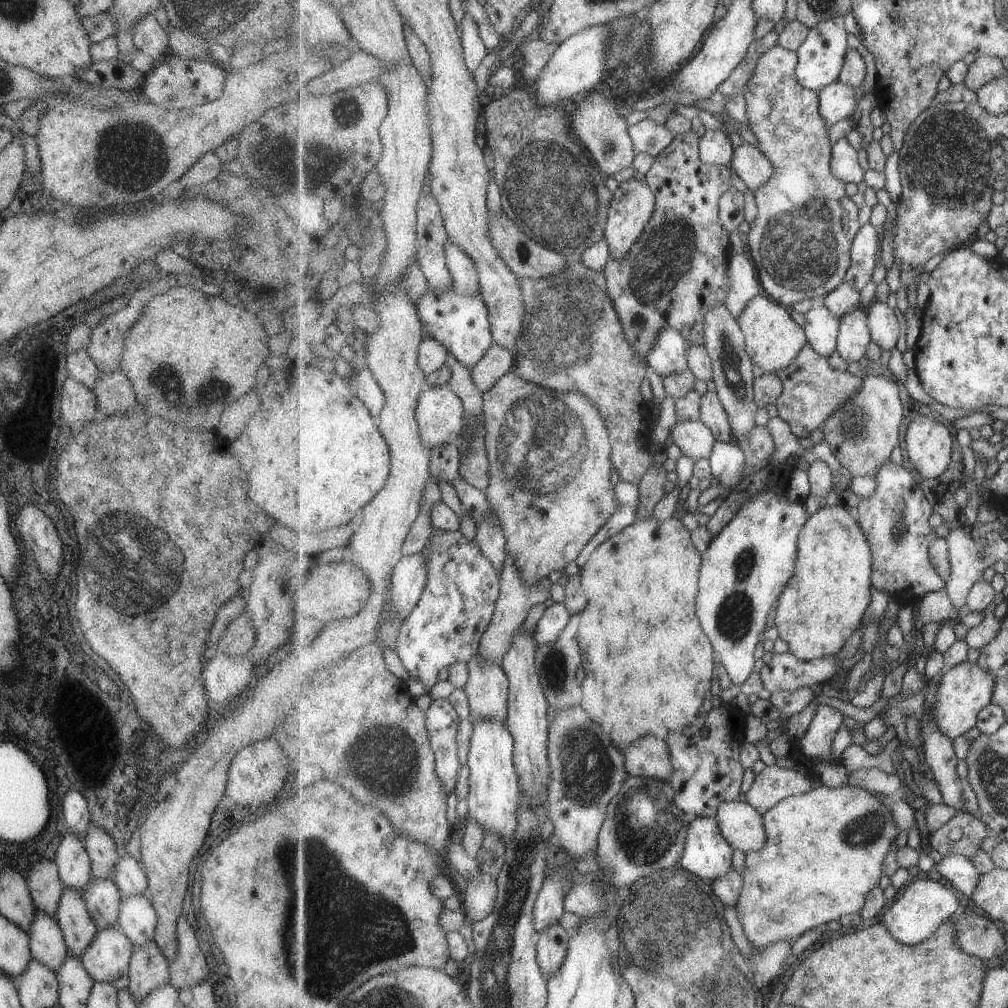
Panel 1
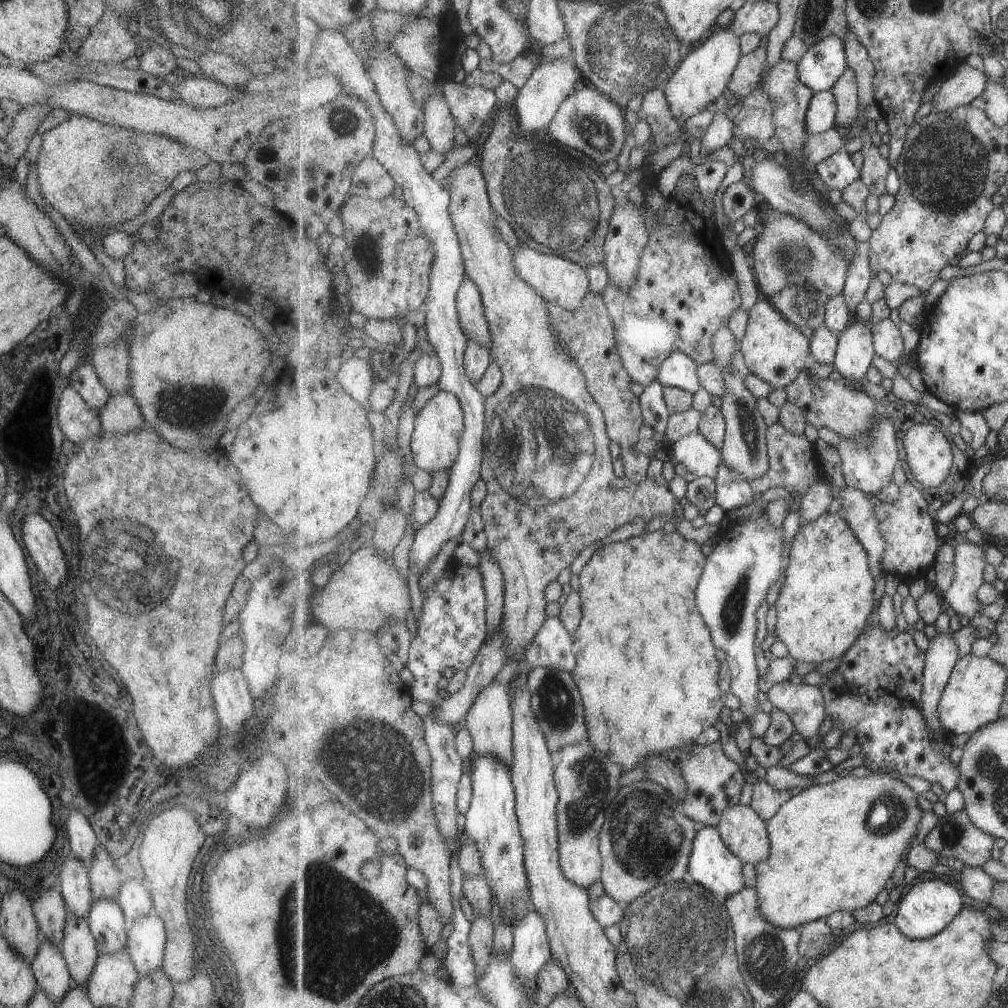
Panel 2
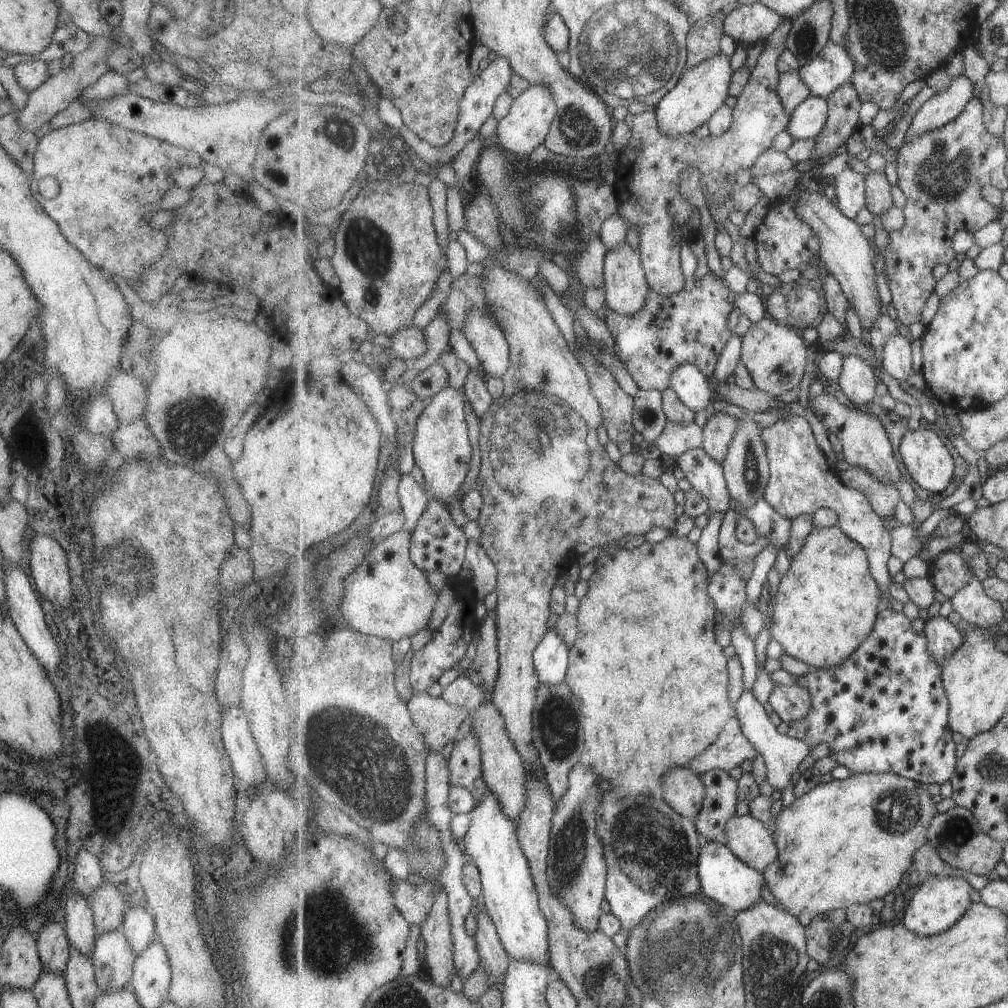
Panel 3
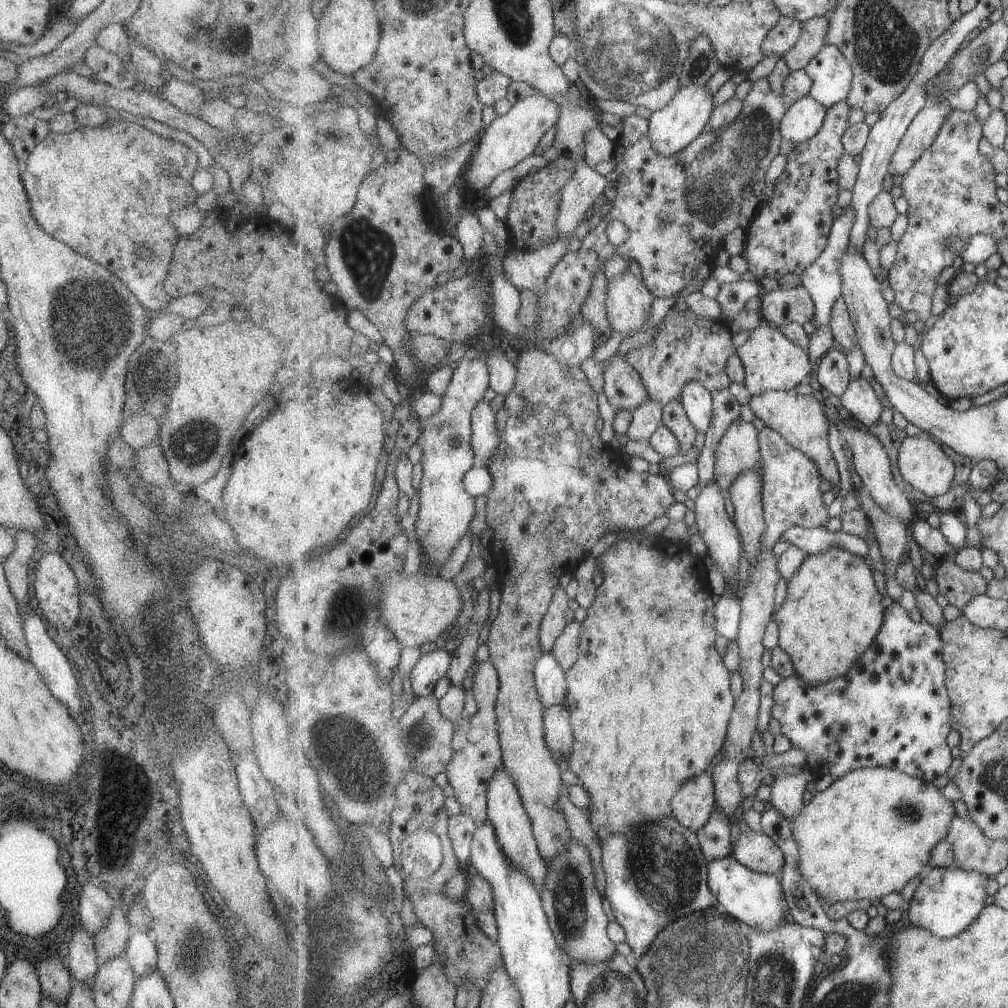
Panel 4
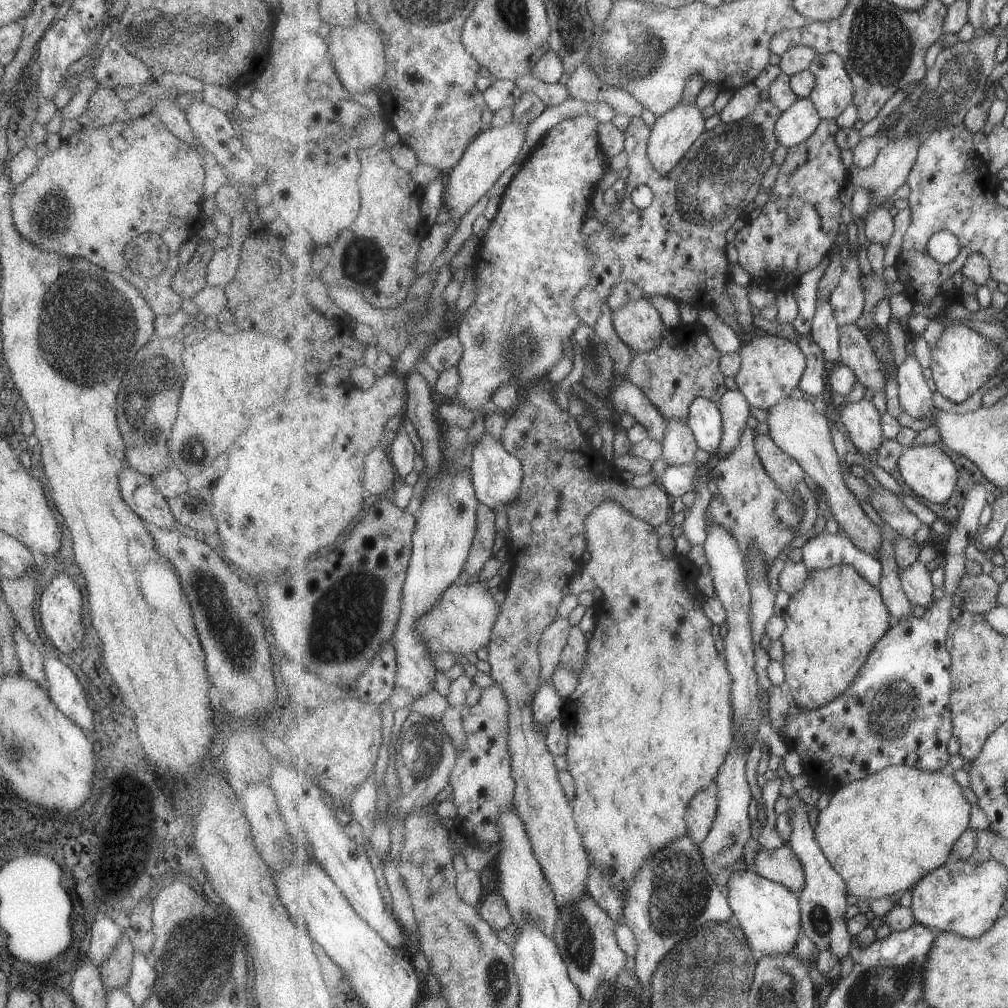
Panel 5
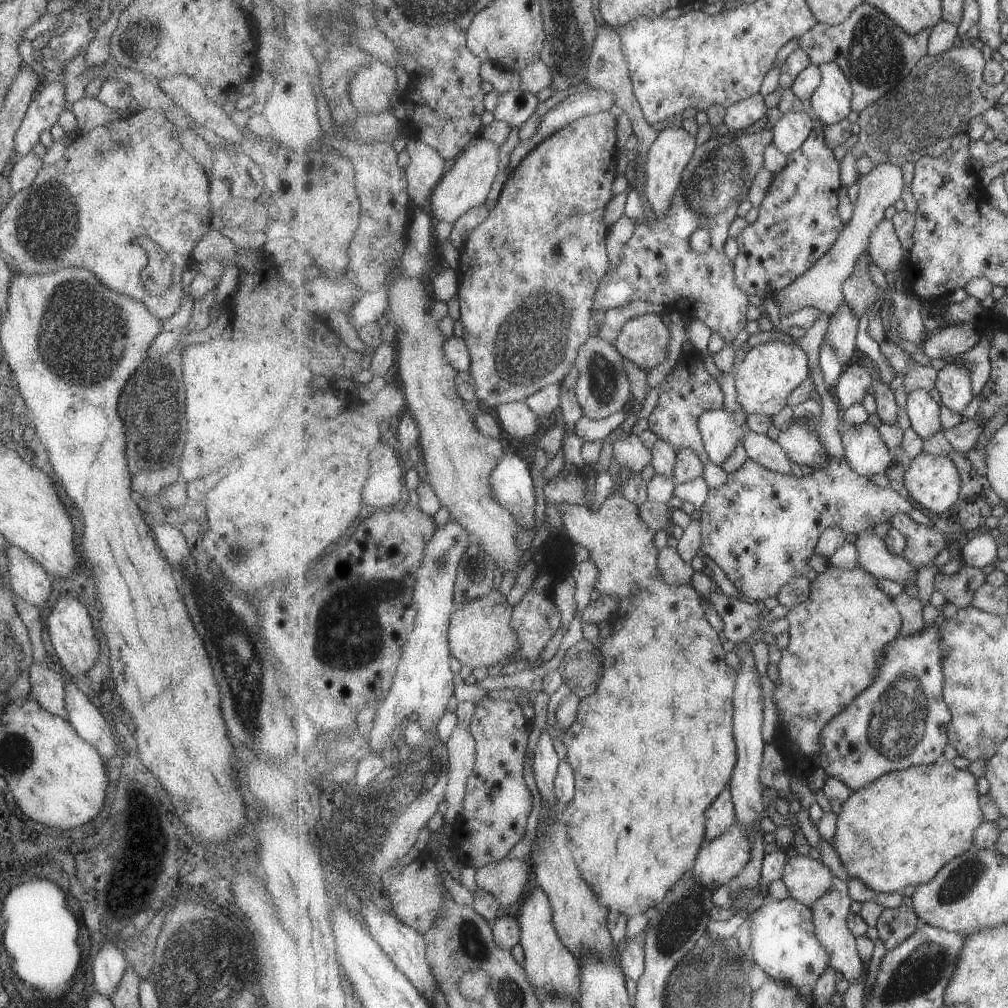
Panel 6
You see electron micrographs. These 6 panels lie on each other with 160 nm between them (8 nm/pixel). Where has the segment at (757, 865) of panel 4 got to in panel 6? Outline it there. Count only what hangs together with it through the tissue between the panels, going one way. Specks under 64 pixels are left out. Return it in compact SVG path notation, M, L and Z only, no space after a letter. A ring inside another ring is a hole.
M796 854L785 861L782 879L789 895L813 908L814 904L834 885L835 876L821 860Z

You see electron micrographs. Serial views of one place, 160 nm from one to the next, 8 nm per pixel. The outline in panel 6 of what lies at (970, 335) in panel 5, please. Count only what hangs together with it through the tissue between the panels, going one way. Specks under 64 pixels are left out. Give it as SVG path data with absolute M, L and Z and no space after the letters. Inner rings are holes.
M945 364L937 372L935 386L941 394L941 402L954 412L965 410L973 400L973 382L962 366Z

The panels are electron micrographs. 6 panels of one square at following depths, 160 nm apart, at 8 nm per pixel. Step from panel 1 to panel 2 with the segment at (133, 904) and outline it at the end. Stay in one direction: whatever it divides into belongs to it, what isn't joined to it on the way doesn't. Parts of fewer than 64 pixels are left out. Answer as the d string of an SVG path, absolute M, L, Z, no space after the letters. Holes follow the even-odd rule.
M151 913L139 917L126 931L126 951L138 978L162 970L166 930L162 920Z

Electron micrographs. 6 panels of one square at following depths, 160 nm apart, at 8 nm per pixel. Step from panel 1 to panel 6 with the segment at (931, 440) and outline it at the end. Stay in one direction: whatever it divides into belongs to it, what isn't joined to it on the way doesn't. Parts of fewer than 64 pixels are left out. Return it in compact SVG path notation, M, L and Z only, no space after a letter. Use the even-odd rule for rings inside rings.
M922 452L919 456L906 463L907 469L904 474L904 482L909 493L915 501L919 502L930 511L941 514L949 510L960 497L962 491L962 476L957 465L950 456Z

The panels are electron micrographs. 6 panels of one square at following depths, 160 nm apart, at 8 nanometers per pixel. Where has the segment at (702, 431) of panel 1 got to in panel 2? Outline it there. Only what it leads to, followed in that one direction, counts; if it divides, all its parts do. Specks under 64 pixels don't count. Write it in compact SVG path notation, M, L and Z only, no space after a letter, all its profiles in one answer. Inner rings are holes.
M700 432L690 434L673 444L671 454L697 477L716 478L724 460L722 450Z

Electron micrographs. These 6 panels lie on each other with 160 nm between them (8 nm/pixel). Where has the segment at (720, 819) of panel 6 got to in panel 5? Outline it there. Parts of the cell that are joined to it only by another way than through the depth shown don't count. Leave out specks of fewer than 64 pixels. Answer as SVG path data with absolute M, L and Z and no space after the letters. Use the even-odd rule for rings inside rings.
M713 781L706 789L692 799L687 809L689 836L697 846L703 844L709 836L718 813L718 782Z

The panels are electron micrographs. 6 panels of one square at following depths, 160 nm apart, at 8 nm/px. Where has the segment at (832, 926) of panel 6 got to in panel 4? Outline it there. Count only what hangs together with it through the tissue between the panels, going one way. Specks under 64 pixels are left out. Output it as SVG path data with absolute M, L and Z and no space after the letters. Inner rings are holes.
M808 772L795 776L781 775L771 787L770 805L793 822L805 806L803 794L811 778Z

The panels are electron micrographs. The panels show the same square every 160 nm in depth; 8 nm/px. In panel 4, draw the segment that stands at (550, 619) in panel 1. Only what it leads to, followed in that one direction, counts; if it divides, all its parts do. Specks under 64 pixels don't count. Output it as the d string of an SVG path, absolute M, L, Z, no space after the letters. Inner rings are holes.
M544 652L539 659L535 669L535 680L539 698L545 709L566 703L568 697L566 670L552 652Z

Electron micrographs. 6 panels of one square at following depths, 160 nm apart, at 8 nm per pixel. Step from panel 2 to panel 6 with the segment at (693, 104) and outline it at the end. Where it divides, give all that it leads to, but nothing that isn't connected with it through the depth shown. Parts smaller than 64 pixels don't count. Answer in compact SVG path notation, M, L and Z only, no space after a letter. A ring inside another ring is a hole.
M669 125L668 128L662 130L659 138L649 149L645 171L646 183L642 199L650 202L657 217L665 217L672 207L677 189L683 186L684 172L696 150L697 140L695 140L695 136L691 136L682 127L676 128L674 125Z

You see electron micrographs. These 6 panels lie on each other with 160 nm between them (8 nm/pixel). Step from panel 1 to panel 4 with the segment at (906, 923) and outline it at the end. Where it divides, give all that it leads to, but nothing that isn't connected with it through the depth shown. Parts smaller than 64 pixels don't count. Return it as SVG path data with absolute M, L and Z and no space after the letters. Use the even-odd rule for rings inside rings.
M934 866L913 895L908 910L910 922L913 926L929 929L940 937L959 936L977 920L986 907L989 877L978 870L965 870L959 866Z

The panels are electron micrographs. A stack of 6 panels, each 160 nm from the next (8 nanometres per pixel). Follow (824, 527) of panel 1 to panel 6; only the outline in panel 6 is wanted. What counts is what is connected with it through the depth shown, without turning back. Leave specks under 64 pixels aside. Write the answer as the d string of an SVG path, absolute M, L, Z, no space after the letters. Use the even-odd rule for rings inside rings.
M829 565L825 573L820 575L812 581L811 596L801 604L790 608L787 613L787 618L790 622L789 634L791 635L790 645L784 650L782 662L779 664L779 686L774 692L773 702L778 710L778 716L781 722L778 722L776 741L782 753L786 756L790 768L794 771L794 775L807 779L808 773L817 773L819 764L817 762L817 755L822 751L822 737L823 729L839 714L842 713L862 692L865 692L875 681L880 671L879 657L882 657L882 652L886 649L889 643L892 643L900 636L900 630L903 628L902 614L899 612L898 606L895 606L894 599L888 595L882 587L878 585L878 578L867 572L861 566L853 570L845 570L841 567ZM800 762L807 762L807 768L803 772L797 772L797 765Z

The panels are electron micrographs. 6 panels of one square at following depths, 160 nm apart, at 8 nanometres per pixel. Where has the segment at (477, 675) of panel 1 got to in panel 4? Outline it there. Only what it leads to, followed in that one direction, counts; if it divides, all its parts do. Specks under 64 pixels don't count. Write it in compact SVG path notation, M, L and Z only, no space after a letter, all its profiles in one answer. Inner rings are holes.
M502 767L501 771L490 780L490 792L488 794L488 818L494 824L499 842L506 856L514 863L515 867L521 867L523 871L534 880L534 885L541 892L544 890L548 875L548 866L540 853L533 823L530 814L524 805L522 794L509 772Z

